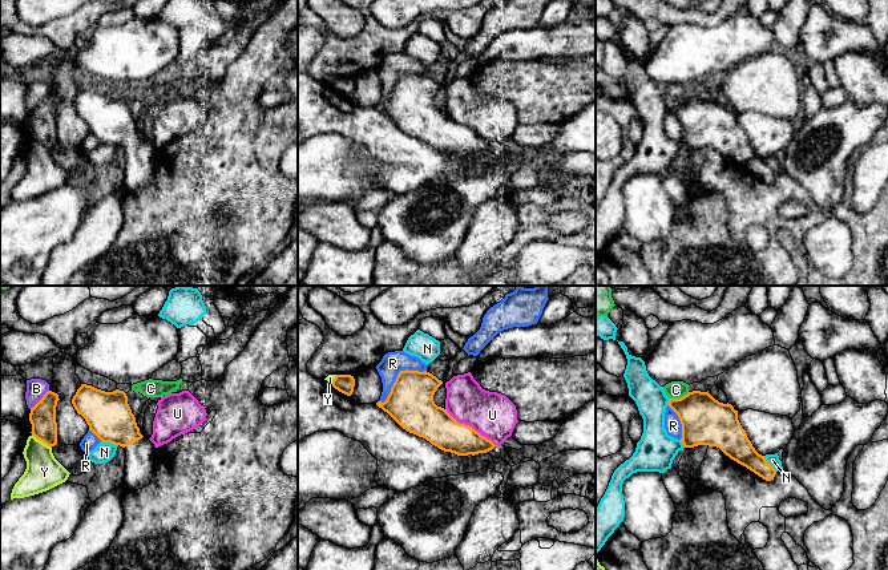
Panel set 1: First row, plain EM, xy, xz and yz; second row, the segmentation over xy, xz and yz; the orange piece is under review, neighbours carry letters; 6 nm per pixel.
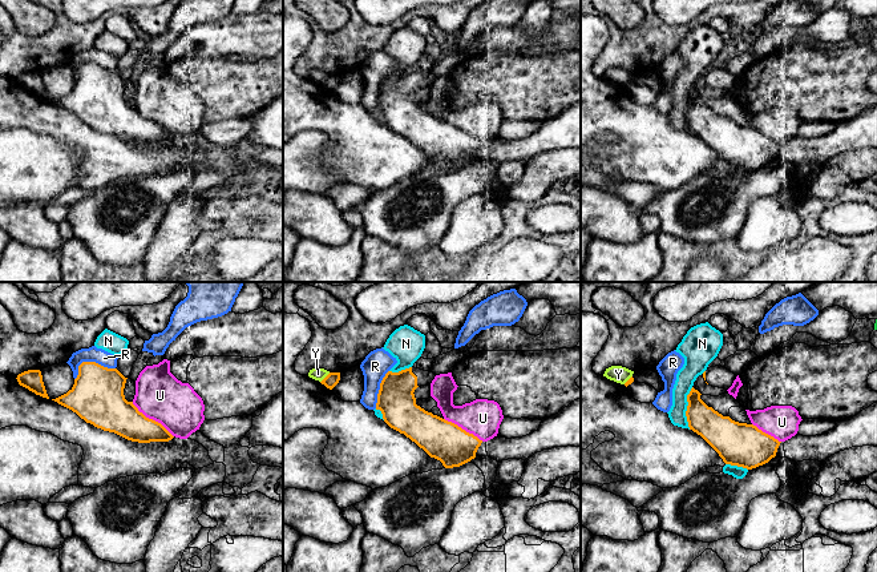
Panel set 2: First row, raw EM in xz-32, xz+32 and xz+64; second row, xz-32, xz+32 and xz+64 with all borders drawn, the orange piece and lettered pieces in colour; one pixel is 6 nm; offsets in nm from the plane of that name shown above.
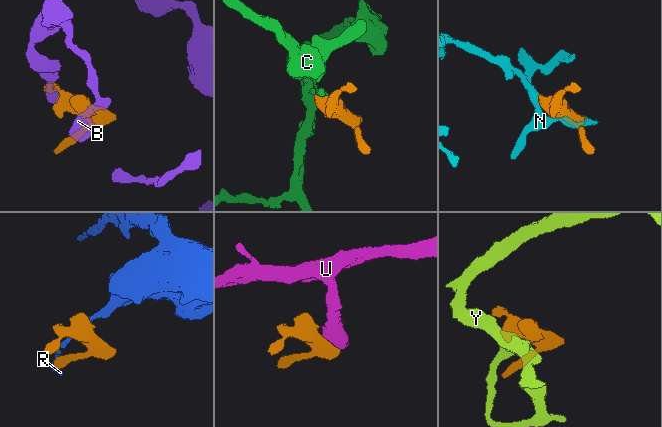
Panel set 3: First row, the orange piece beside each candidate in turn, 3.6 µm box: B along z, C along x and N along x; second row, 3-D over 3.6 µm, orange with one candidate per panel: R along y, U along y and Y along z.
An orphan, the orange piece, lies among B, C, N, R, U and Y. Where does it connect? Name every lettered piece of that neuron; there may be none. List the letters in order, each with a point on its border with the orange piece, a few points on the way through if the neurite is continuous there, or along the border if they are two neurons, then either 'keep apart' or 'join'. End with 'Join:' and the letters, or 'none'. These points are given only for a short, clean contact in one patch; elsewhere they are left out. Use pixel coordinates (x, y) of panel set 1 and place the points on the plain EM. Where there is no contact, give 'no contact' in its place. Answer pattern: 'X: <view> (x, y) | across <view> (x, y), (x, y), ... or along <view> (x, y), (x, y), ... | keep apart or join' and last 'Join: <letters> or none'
B: xy (40, 102) | along xy (48, 92), (31, 112) | keep apart
C: yz (678, 101) | along yz (689, 94), (679, 100), (669, 101) | keep apart
N: xy (109, 144) | keep apart
R: xz (398, 79) | along xz (426, 72), (400, 73), (388, 98), (379, 104) | keep apart
U: xz (468, 128) | along xz (445, 110), (457, 124), (471, 128), (495, 148) | keep apart
Y: xy (41, 142) | along xy (32, 137), (51, 150) | keep apart
Join: none

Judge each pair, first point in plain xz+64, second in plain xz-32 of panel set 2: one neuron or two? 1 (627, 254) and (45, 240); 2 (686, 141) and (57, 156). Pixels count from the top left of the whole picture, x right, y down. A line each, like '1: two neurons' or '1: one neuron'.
1: two neurons
2: two neurons

